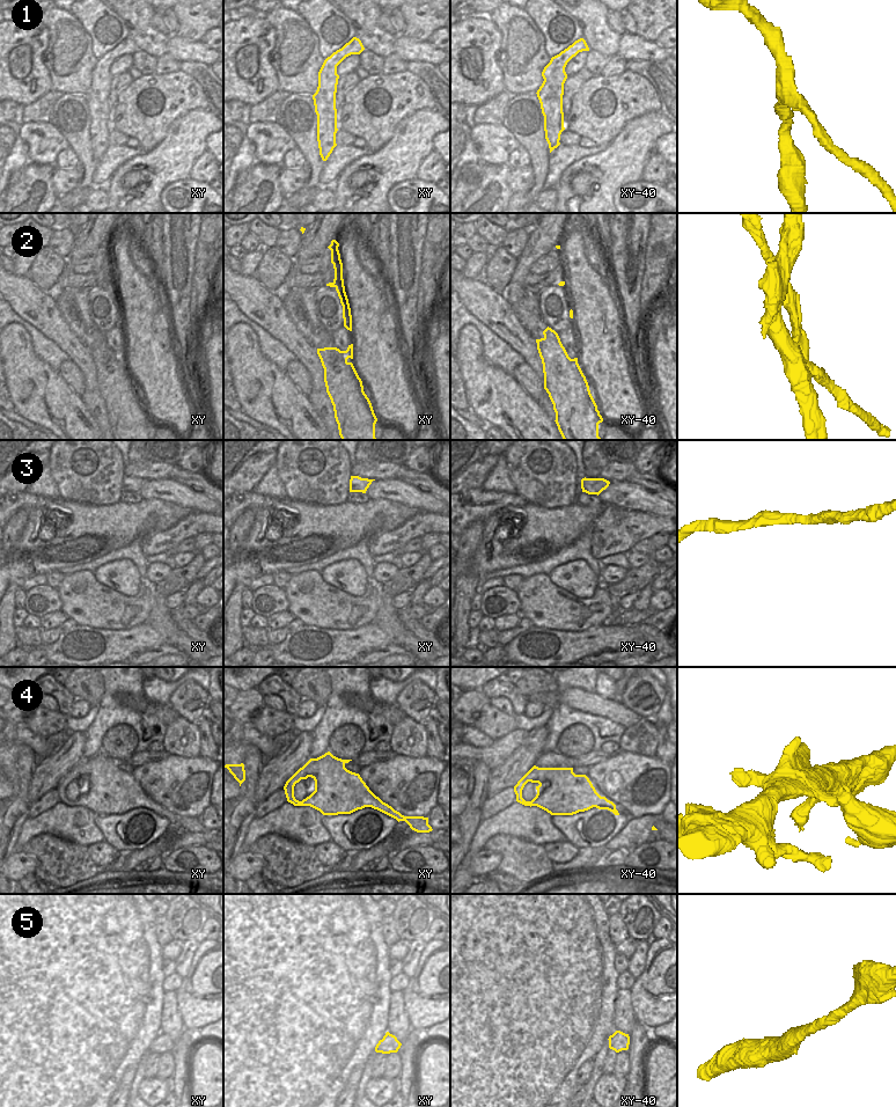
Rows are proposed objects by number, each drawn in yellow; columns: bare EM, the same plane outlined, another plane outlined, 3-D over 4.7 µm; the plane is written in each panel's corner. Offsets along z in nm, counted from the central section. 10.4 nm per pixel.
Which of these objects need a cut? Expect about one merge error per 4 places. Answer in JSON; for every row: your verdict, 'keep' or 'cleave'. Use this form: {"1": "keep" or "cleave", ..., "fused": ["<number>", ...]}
{"1": "keep", "2": "cleave", "3": "keep", "4": "keep", "5": "keep", "fused": ["2"]}

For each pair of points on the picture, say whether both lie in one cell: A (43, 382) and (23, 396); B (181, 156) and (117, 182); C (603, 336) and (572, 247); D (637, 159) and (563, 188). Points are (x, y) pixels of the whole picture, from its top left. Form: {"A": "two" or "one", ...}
{"A": "one", "B": "one", "C": "one", "D": "one"}

